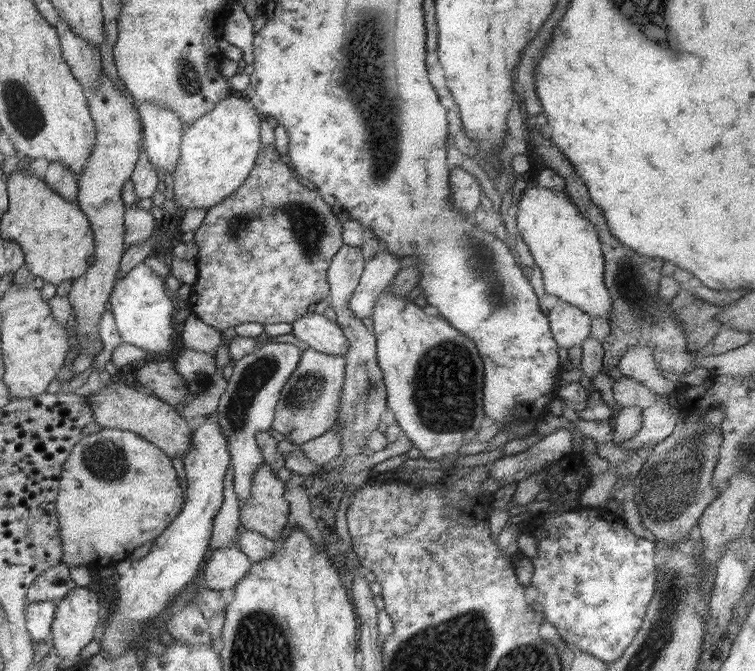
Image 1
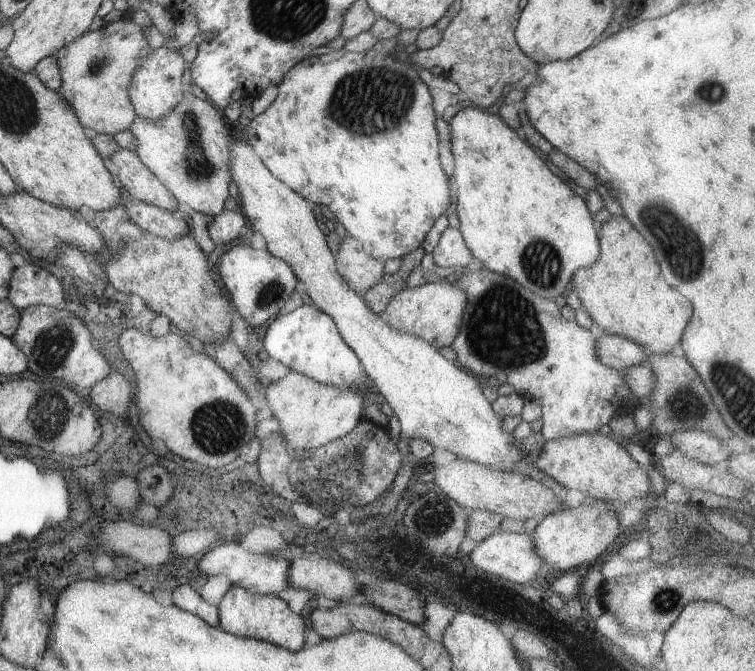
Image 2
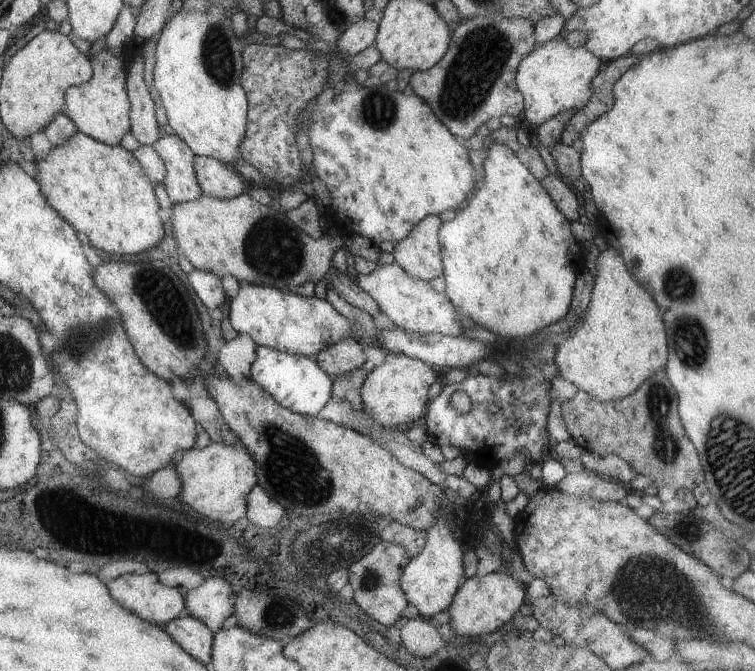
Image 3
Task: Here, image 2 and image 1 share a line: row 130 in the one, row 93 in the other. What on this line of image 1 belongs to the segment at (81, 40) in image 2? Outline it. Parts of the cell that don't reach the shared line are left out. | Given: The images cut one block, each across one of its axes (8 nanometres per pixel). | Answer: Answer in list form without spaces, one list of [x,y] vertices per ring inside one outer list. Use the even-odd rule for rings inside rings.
[[[103,73],[98,84],[92,86],[92,96],[86,99],[89,114],[94,120],[95,145],[91,157],[76,180],[78,188],[76,205],[90,222],[94,234],[94,258],[87,273],[72,282],[68,302],[72,308],[70,324],[75,331],[79,352],[83,356],[95,356],[102,351],[103,343],[98,333],[101,315],[106,311],[108,296],[118,275],[118,264],[126,247],[124,244],[124,213],[121,187],[130,176],[142,148],[140,119],[133,109],[133,98],[126,96],[123,84],[113,84]]]

